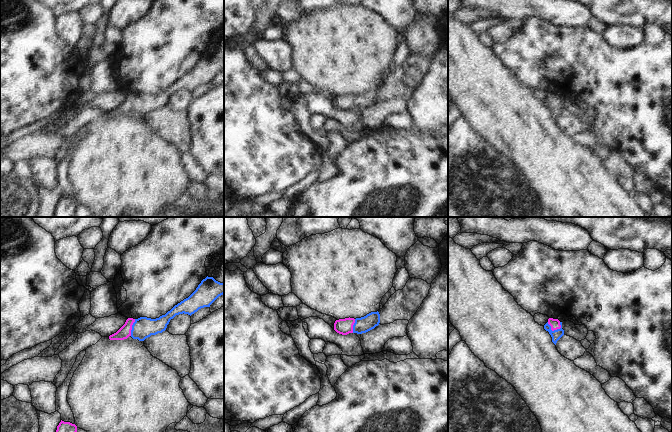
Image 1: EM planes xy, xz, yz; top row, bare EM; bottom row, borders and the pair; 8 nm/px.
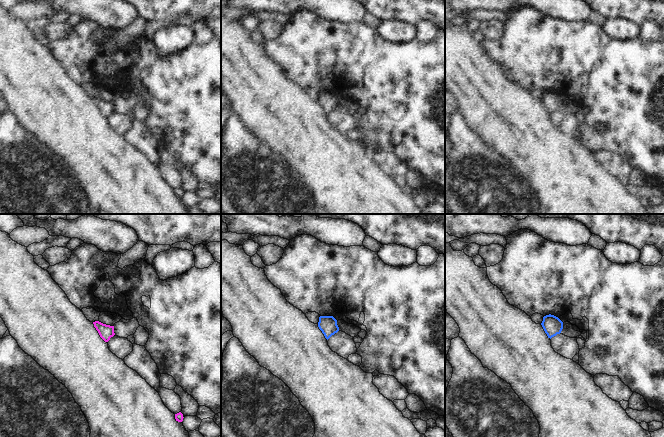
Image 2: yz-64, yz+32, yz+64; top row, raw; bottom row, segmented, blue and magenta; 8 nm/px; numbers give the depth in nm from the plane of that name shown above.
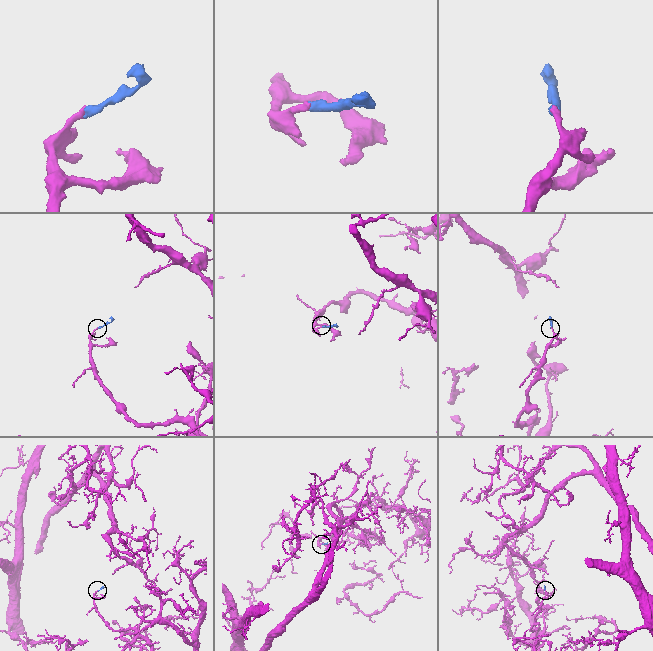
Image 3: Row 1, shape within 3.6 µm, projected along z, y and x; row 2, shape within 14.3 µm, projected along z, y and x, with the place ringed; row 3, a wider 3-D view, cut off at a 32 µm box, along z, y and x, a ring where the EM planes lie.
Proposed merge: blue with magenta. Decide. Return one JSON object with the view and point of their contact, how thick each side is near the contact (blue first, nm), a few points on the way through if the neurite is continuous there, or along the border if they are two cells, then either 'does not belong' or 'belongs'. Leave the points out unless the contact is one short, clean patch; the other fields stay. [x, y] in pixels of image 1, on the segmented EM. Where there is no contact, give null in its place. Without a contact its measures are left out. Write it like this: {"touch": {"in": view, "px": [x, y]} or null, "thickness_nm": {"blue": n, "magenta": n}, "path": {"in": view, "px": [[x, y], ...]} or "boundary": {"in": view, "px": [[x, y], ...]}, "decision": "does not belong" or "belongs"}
{"touch": {"in": "yz", "px": [554, 330]}, "thickness_nm": {"blue": 80, "magenta": 80}, "path": {"in": "yz", "px": [[556, 334], [554, 330], [554, 323]]}, "decision": "belongs"}

